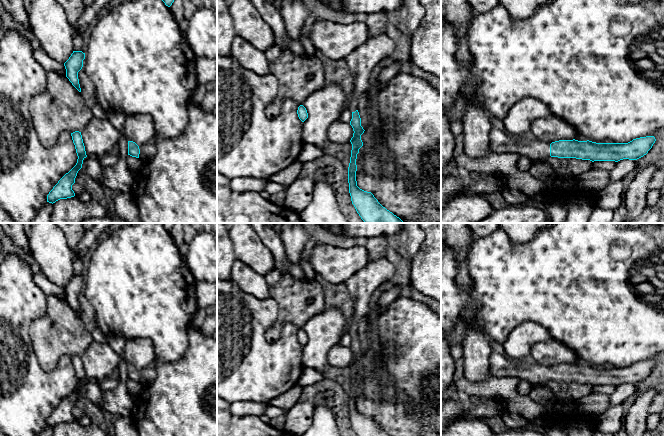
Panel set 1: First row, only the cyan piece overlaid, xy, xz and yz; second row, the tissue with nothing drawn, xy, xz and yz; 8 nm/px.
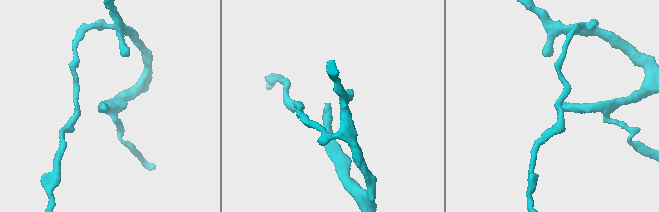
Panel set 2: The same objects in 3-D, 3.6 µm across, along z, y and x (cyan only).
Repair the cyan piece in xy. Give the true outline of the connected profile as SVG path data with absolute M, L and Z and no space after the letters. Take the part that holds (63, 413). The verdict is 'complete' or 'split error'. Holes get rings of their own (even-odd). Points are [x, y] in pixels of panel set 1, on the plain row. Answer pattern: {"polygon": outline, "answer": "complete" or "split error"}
{"polygon": "M75 355L71 357L71 360L78 380L77 387L58 405L47 419L47 426L52 428L60 423L67 423L75 420L72 409L75 407L78 395L82 392L83 384L87 381L81 356Z", "answer": "complete"}

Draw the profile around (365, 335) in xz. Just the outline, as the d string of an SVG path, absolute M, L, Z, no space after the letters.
M371 314L363 318L359 323L357 334L361 342L361 350L365 354L372 344L372 332L369 328Z

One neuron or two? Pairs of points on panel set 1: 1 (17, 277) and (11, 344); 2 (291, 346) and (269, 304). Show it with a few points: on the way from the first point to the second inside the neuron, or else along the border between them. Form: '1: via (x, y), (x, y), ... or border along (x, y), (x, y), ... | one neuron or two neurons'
1: via (14, 294), (11, 302), (11, 327) | one neuron
2: via (275, 346), (268, 346), (260, 338), (260, 320) | one neuron

